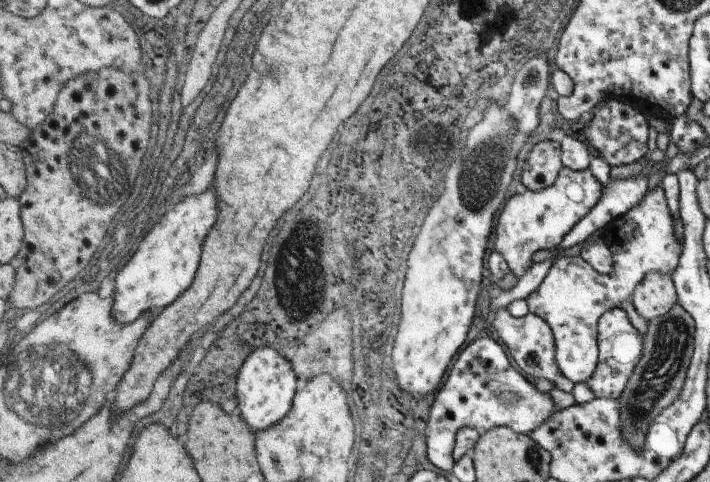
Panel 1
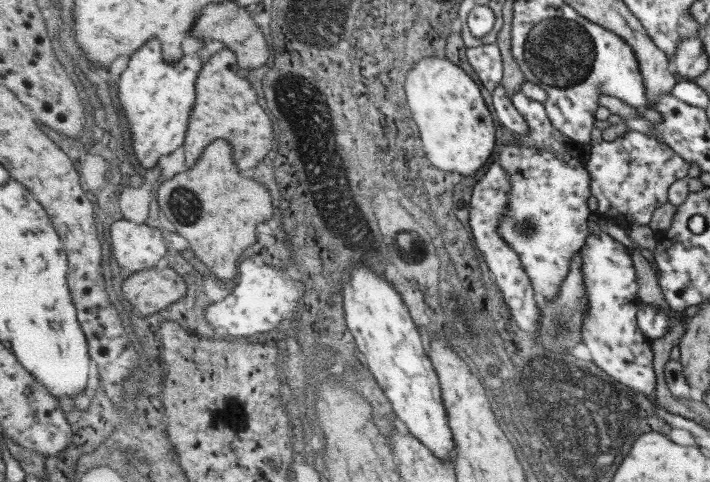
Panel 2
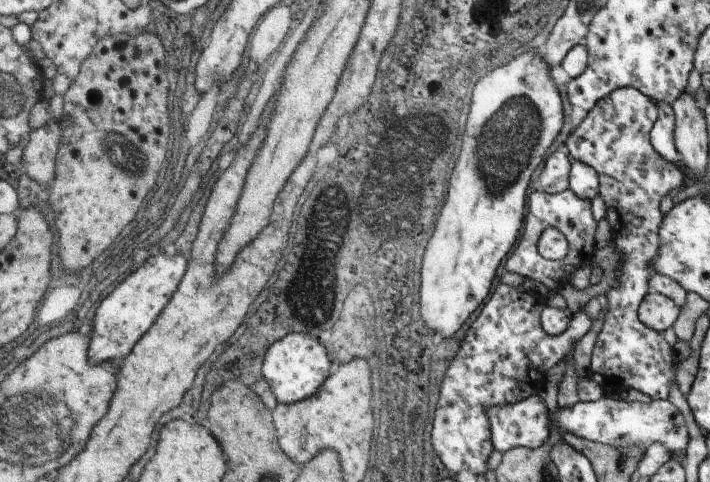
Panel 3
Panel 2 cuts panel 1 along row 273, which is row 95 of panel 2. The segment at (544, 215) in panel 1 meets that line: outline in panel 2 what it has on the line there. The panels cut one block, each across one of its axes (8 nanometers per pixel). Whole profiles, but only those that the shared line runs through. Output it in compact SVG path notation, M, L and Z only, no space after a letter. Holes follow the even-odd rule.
M515 92L511 96L511 104L521 114L521 118L527 126L527 132L523 136L511 132L513 140L499 150L497 162L499 162L501 170L505 172L505 178L509 182L509 192L507 192L505 212L497 224L497 234L505 242L505 246L509 246L517 254L521 270L527 274L527 278L531 282L533 294L547 298L549 302L555 302L559 298L561 284L567 278L571 258L583 246L585 236L587 236L587 218L591 216L591 212L587 210L587 198L593 196L591 186L589 186L591 176L585 168L585 162L581 162L583 152L587 148L569 140L567 136L559 134L549 124L549 118L545 114L545 106L541 102L535 102L535 100L527 98L525 94Z

